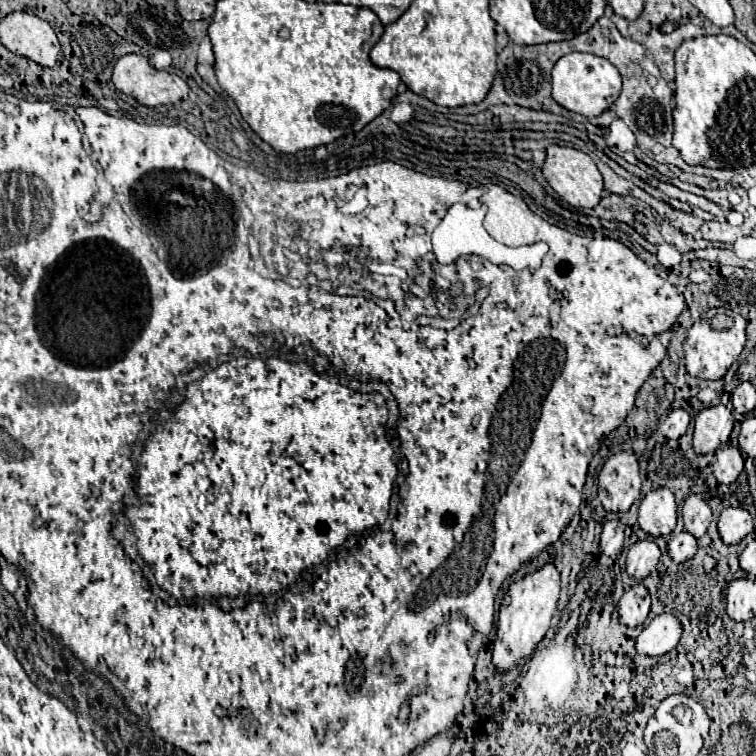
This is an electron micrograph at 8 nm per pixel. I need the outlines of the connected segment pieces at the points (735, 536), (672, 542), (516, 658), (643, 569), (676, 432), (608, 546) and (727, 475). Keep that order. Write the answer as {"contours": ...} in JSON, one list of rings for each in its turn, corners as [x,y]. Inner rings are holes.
{"contours":[[[[727,507],[721,511],[717,529],[723,543],[733,545],[743,541],[753,531],[753,519],[743,507]]],[[[683,531],[683,533],[675,535],[673,539],[669,539],[669,551],[667,553],[675,563],[685,563],[697,553],[697,539],[691,533]]],[[[547,563],[543,569],[525,575],[509,587],[509,597],[503,597],[497,621],[497,639],[493,643],[493,665],[497,673],[507,673],[517,667],[525,657],[529,657],[537,643],[545,637],[549,621],[557,611],[559,599],[559,571],[553,563]]],[[[653,539],[637,541],[627,553],[625,571],[629,573],[629,577],[645,579],[645,577],[649,577],[649,573],[655,571],[659,557],[661,557],[661,551]]],[[[673,409],[661,423],[659,423],[659,433],[665,435],[667,439],[679,439],[685,435],[689,427],[689,413],[685,409]]],[[[613,519],[613,521],[607,521],[603,525],[603,533],[601,533],[601,551],[607,555],[607,557],[617,557],[621,553],[621,547],[623,547],[623,531],[625,531],[625,525],[619,521],[619,519]]],[[[721,447],[715,451],[713,475],[719,483],[733,483],[743,471],[743,457],[735,447]]]]}

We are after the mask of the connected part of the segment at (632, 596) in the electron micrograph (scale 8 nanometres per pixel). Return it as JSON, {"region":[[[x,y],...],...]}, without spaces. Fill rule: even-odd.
{"region":[[[643,583],[633,585],[629,591],[623,593],[619,599],[617,611],[619,611],[619,623],[627,627],[637,627],[645,623],[649,615],[649,605],[651,605],[651,595]]]}

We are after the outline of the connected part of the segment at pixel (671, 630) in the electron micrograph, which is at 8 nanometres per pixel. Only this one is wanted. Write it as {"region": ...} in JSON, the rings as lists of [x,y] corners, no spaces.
{"region":[[[671,613],[657,615],[637,637],[635,649],[639,655],[661,657],[661,655],[669,653],[671,649],[675,649],[681,633],[683,633],[683,629]]]}

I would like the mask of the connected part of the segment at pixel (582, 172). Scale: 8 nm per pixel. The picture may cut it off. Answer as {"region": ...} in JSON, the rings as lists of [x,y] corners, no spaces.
{"region":[[[551,145],[547,147],[547,157],[541,167],[543,177],[547,183],[553,187],[553,191],[567,201],[573,207],[587,207],[593,209],[601,201],[601,191],[603,191],[603,177],[599,175],[599,169],[591,161],[589,155],[585,155],[579,149],[573,147],[561,147],[561,145]]]}

